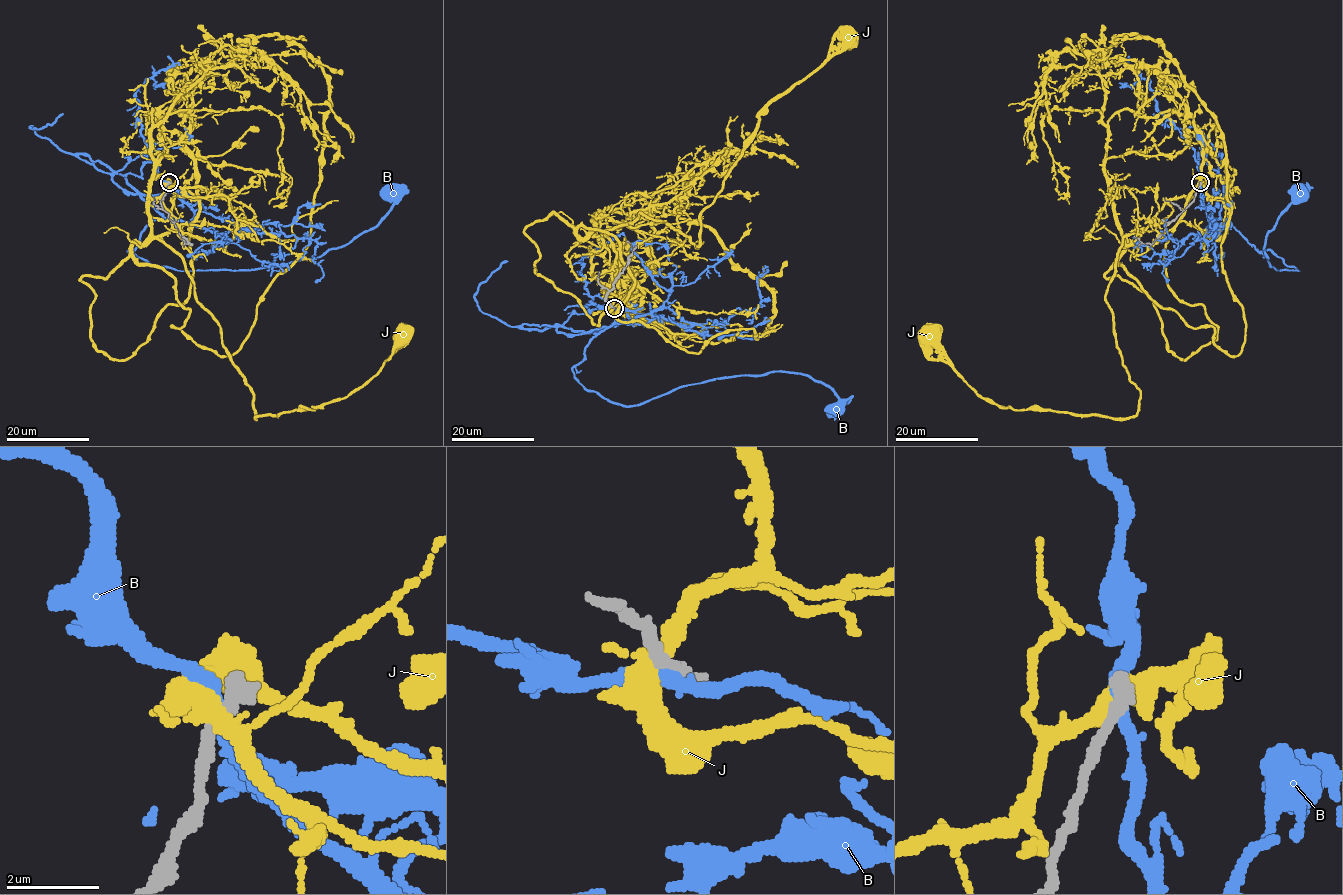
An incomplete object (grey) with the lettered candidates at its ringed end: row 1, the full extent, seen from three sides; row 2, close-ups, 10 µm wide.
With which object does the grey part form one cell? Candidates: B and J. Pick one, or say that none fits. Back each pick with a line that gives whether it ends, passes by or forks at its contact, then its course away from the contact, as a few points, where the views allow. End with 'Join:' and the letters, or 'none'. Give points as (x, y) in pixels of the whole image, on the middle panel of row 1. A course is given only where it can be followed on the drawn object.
Join: none

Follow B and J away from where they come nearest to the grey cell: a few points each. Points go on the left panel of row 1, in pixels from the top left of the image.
B: (168, 184), (194, 218), (153, 219), (127, 250), (177, 270), (318, 258), (373, 228), (394, 202), (391, 192)
J: (167, 185), (171, 228), (159, 238), (218, 323), (256, 417), (346, 398), (400, 332)

